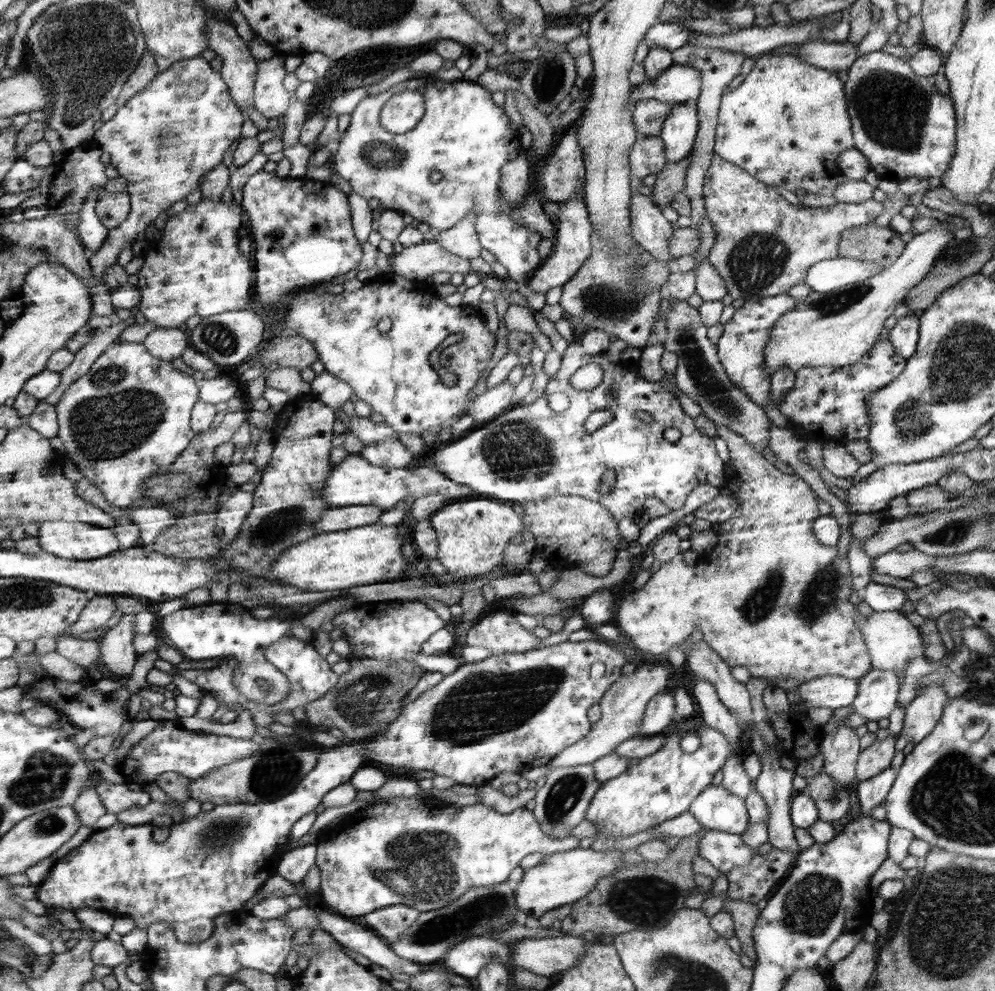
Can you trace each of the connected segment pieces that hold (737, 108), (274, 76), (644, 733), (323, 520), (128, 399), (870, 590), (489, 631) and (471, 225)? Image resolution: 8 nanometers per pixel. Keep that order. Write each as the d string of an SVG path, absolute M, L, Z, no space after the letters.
M770 52L757 58L754 68L738 88L723 94L714 152L772 188L784 188L793 193L802 188L806 194L830 197L841 182L837 158L853 147L850 126L844 82L838 78L837 71L818 68L798 55Z
M279 53L272 59L259 61L253 106L268 119L279 118L290 106L290 93L282 85L286 73Z
M670 691L654 696L646 706L644 719L638 727L636 737L650 737L652 734L664 732L662 728L668 728L672 724L674 716L674 706L676 706L675 697Z
M347 506L328 509L315 524L318 533L350 530L378 523L383 510L377 506Z
M116 342L94 362L88 374L77 378L70 386L66 387L61 399L55 404L59 424L57 436L64 444L65 456L72 460L83 474L83 477L98 486L103 492L105 499L112 506L127 508L130 504L134 504L137 500L144 498L143 488L147 487L146 482L148 478L167 471L191 446L194 436L196 436L196 432L191 428L191 412L194 410L196 403L198 403L198 386L196 386L192 376L174 370L171 361L160 360L159 357L152 356L152 353L148 352L147 347L142 343Z
M870 581L860 590L860 596L876 612L898 611L904 604L906 597L904 589Z
M501 610L487 614L471 626L467 632L466 646L486 648L492 655L519 654L536 651L540 641L541 638L538 638L531 629L524 628L524 625L519 623L515 612L508 613Z
M471 211L456 227L442 231L434 240L452 255L465 259L480 257L482 248L476 233L476 218L478 211Z

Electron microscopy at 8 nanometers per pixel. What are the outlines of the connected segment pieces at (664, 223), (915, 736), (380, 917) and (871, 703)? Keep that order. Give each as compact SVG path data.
M636 192L631 200L631 236L642 250L652 254L656 260L668 262L674 267L676 259L670 254L668 239L672 235L672 224L664 218L661 208L646 194Z
M930 684L923 694L916 696L904 711L904 728L902 738L906 742L918 744L932 733L940 721L944 704L949 697L944 692L942 684Z
M395 904L379 908L364 915L364 922L370 931L379 935L386 943L396 942L419 918L420 909L411 905Z
M873 668L858 682L859 693L851 705L853 714L859 714L867 721L888 719L896 709L900 691L897 672Z

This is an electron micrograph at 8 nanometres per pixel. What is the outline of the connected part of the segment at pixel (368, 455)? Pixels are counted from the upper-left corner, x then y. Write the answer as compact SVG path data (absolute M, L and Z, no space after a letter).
M388 438L378 444L364 446L360 456L382 468L408 468L415 455L406 449L399 438Z

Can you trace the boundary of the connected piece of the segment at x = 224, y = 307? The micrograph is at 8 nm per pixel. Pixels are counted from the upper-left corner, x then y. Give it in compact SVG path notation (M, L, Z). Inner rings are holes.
M202 199L196 205L189 205L179 214L172 215L160 230L160 238L152 241L142 258L144 265L138 273L141 298L138 308L144 318L156 324L157 328L176 328L193 316L206 318L246 310L246 302L252 296L255 286L254 270L246 256L238 250L238 228L242 224L242 208L232 200L231 204Z

